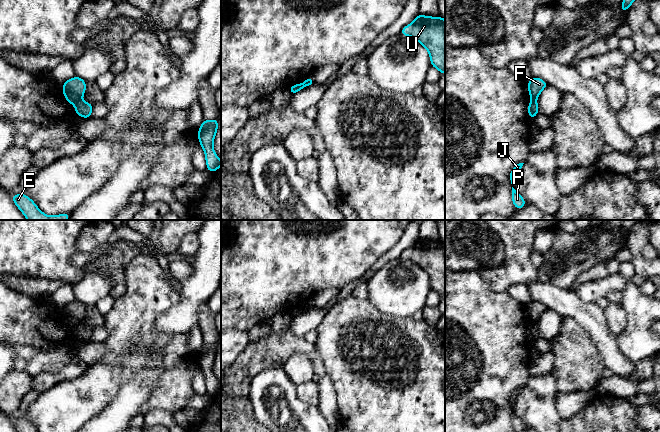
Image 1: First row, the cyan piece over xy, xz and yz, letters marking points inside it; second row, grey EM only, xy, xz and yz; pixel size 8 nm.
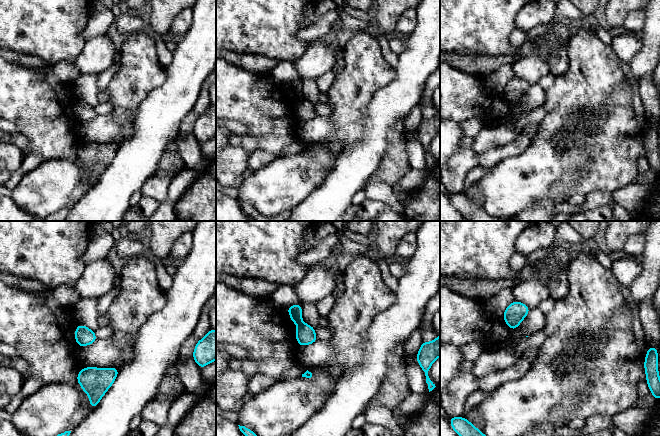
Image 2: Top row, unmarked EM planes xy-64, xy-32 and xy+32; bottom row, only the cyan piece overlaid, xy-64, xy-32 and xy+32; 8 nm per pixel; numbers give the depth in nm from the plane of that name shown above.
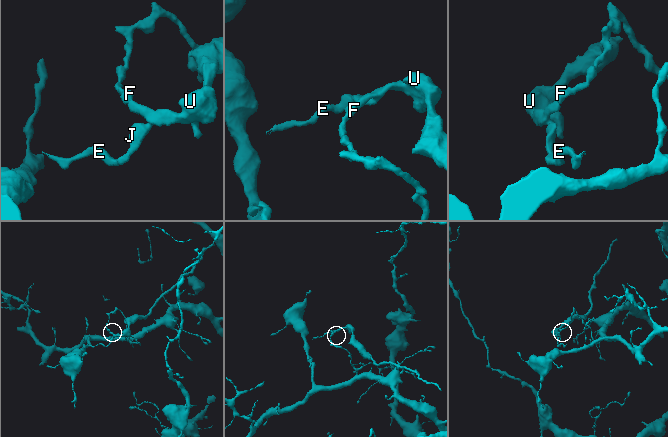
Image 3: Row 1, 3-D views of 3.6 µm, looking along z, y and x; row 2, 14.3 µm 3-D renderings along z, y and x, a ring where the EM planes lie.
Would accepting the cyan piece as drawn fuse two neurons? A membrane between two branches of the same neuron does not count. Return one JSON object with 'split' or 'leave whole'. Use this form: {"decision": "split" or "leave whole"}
{"decision": "split"}

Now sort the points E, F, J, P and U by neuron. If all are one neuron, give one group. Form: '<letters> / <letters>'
E J P U / F

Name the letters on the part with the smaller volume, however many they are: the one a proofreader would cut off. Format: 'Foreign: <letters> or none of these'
Foreign: E, J, P, U

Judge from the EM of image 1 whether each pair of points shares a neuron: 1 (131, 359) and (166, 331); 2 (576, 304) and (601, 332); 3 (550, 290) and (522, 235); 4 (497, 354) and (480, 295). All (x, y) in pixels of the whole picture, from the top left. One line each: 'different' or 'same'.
1: different
2: same
3: different
4: same

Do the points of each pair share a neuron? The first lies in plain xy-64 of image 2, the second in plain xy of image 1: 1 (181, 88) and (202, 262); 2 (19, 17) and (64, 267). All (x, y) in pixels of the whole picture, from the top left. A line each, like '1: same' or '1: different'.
1: same
2: same

